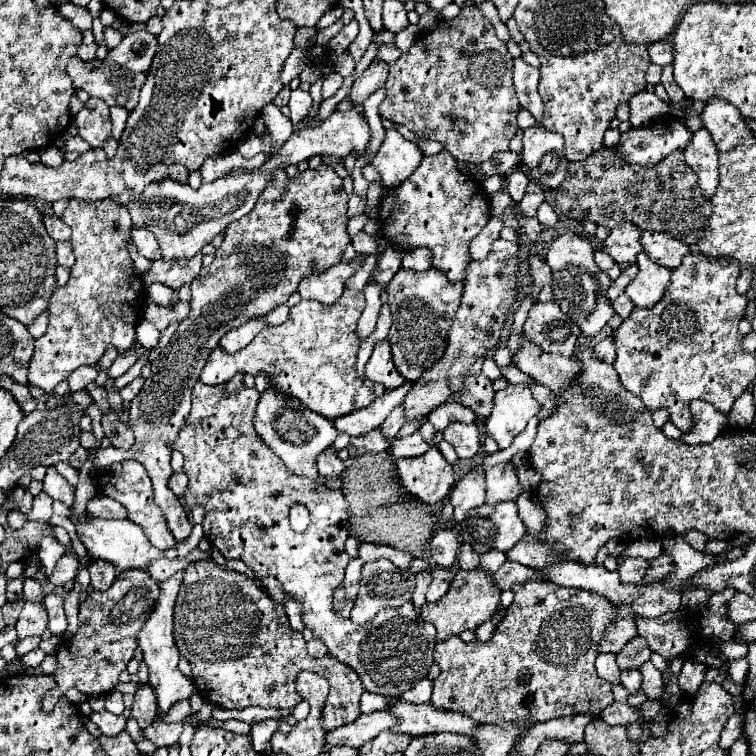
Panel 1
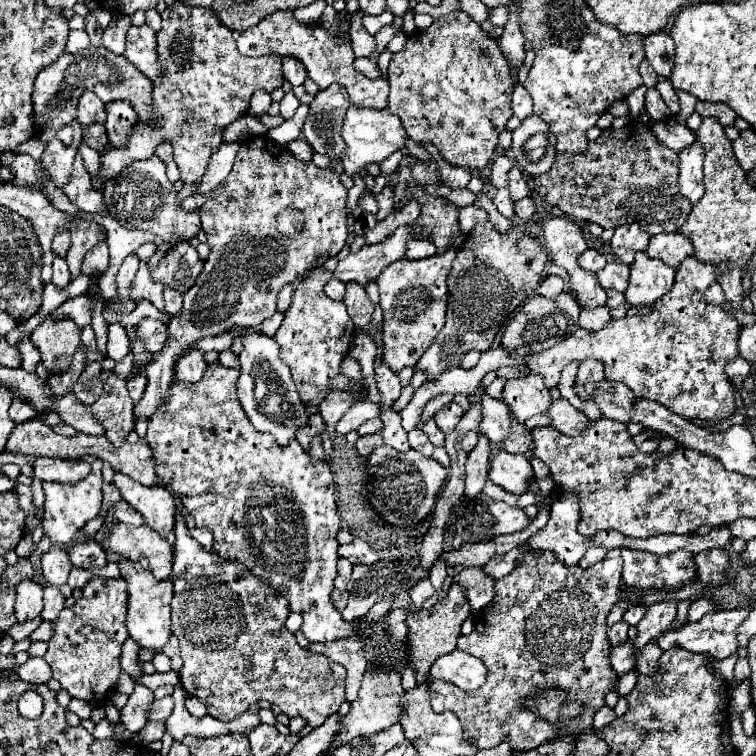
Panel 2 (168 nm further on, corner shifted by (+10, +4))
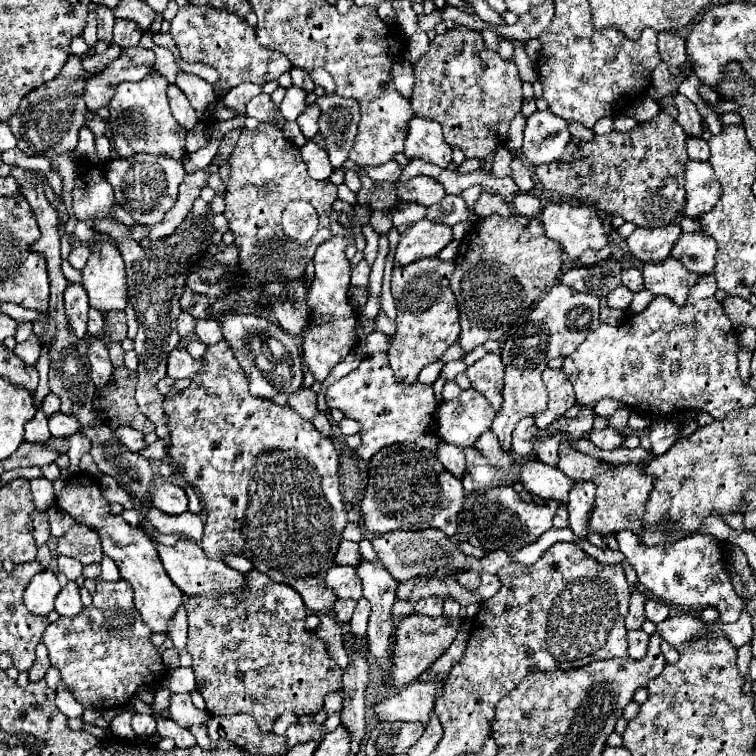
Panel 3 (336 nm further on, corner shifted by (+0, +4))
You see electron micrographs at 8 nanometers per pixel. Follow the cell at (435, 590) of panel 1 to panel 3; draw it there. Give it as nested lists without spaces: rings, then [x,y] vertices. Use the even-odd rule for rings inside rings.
[[[422,597],[416,603],[416,613],[422,615],[430,615],[430,617],[438,617],[442,613],[442,599],[440,597]]]

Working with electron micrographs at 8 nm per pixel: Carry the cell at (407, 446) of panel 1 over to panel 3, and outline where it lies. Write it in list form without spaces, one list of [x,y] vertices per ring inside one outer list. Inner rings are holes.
[[[440,441],[434,453],[436,453],[436,457],[440,459],[440,463],[442,463],[450,473],[454,473],[456,477],[460,477],[460,475],[466,471],[464,453],[462,453],[460,447],[454,447],[454,445],[450,445],[450,443]]]

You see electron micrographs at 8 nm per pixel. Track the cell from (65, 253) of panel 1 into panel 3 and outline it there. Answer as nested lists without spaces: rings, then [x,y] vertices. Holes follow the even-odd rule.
[[[70,283],[64,291],[64,305],[68,323],[76,331],[76,337],[86,337],[86,319],[88,319],[88,295],[82,283]]]

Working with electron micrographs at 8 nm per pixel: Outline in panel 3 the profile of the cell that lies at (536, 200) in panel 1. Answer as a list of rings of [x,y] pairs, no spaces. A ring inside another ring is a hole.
[[[518,157],[512,161],[512,179],[516,181],[520,193],[528,193],[534,187],[534,181],[532,181],[532,175],[530,175],[528,167]]]

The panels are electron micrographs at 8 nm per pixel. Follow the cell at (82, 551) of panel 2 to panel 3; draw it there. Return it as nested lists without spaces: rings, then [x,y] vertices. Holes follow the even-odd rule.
[[[76,527],[58,541],[58,555],[74,557],[82,565],[100,565],[104,557],[100,547],[100,535],[96,535],[96,531],[88,527]]]

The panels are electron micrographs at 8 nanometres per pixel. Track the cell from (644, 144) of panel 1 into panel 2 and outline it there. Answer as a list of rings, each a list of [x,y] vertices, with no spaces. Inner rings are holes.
[[[668,117],[664,121],[656,121],[656,123],[652,123],[652,127],[654,127],[654,133],[658,135],[658,139],[662,139],[662,143],[666,143],[676,153],[690,147],[696,141],[696,135],[686,125],[678,123],[672,117]]]

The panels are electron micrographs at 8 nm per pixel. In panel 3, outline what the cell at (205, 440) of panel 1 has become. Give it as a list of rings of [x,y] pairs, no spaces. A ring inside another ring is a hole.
[[[224,339],[210,345],[204,359],[206,367],[202,373],[176,397],[164,401],[170,429],[166,457],[178,469],[182,481],[196,487],[206,511],[200,547],[204,547],[204,553],[212,559],[226,551],[244,555],[270,579],[294,587],[302,595],[308,611],[334,615],[336,595],[328,591],[324,575],[328,567],[336,565],[336,547],[342,541],[348,517],[340,493],[338,453],[332,441],[322,437],[310,421],[300,419],[290,407],[278,407],[250,395],[248,379]]]

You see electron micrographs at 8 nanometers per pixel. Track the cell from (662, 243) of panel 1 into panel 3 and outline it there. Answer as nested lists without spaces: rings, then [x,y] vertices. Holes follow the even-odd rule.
[[[682,233],[674,243],[670,255],[674,259],[680,259],[680,263],[684,263],[688,271],[706,275],[714,269],[716,241],[704,233]]]

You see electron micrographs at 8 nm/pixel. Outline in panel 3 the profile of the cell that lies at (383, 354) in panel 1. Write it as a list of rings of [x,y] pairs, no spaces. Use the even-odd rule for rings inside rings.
[[[362,259],[354,269],[352,269],[352,285],[360,289],[368,289],[368,275],[370,275],[370,265]]]

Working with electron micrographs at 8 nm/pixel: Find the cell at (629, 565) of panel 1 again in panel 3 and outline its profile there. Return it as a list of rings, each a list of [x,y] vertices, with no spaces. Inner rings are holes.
[[[632,531],[616,533],[618,549],[634,567],[640,585],[652,597],[668,605],[686,605],[686,607],[718,607],[722,621],[732,623],[738,619],[744,609],[744,601],[734,593],[726,565],[724,565],[724,547],[718,539],[710,535],[690,535],[674,545],[644,545],[638,535]]]

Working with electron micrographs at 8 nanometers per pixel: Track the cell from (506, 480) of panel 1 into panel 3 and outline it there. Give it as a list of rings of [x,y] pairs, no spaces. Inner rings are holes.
[[[528,459],[518,465],[520,475],[518,483],[534,497],[540,497],[544,501],[566,501],[568,491],[572,485],[572,479],[568,479],[558,467],[546,465],[540,459]]]

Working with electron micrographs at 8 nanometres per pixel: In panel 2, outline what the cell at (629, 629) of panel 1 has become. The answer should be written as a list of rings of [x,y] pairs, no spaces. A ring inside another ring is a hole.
[[[636,605],[636,607],[630,607],[630,609],[624,613],[622,619],[624,619],[628,625],[638,625],[640,619],[646,615],[646,611],[648,611],[646,605]]]

